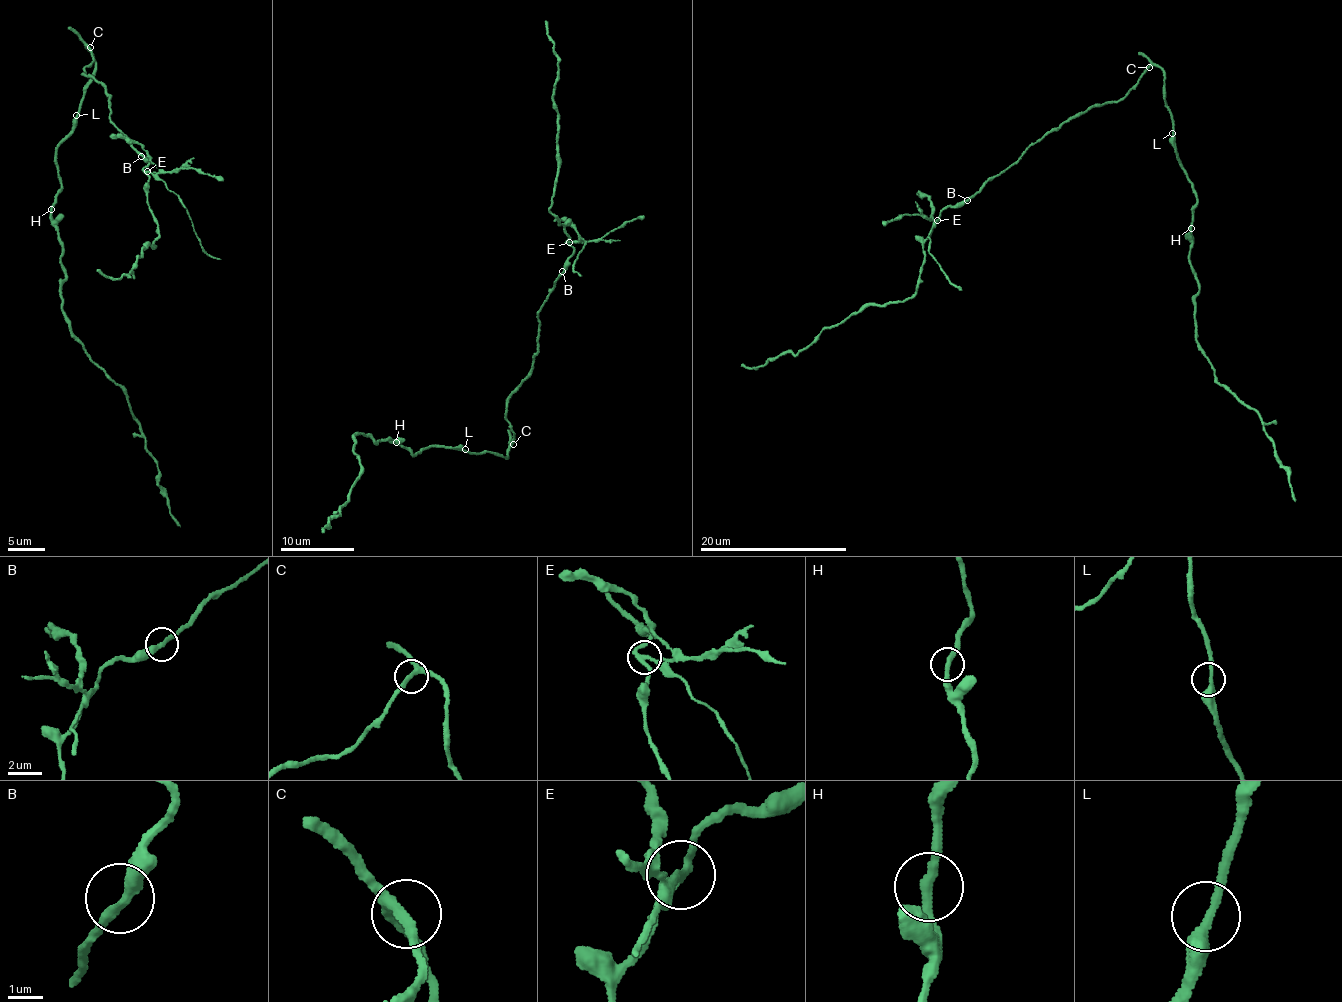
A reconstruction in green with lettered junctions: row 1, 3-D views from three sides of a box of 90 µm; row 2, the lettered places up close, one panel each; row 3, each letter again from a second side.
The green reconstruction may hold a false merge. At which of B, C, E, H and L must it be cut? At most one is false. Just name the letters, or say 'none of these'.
E

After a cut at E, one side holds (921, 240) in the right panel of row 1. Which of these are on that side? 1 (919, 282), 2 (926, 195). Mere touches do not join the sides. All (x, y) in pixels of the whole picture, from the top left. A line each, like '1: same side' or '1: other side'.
1: same side
2: other side

